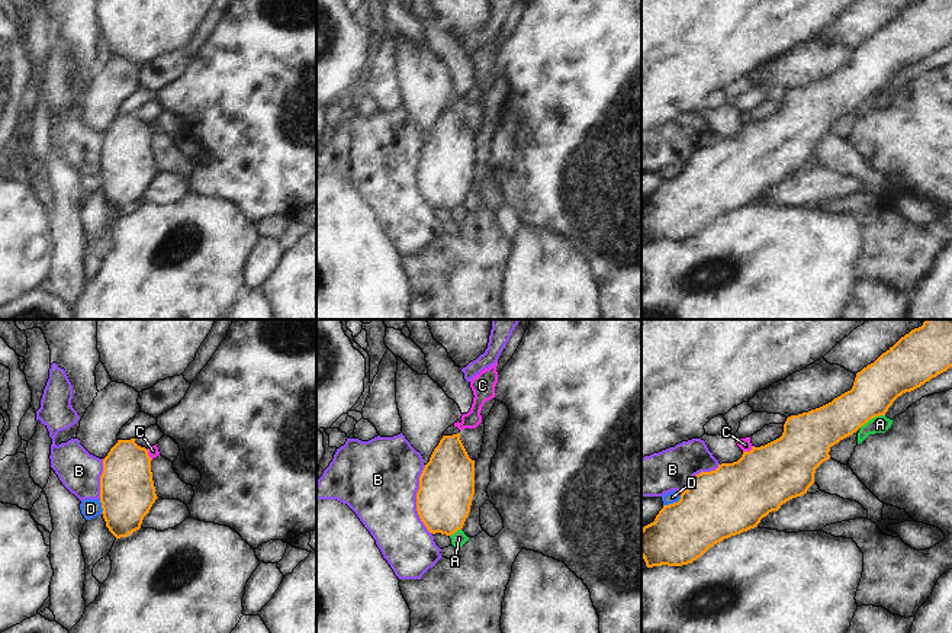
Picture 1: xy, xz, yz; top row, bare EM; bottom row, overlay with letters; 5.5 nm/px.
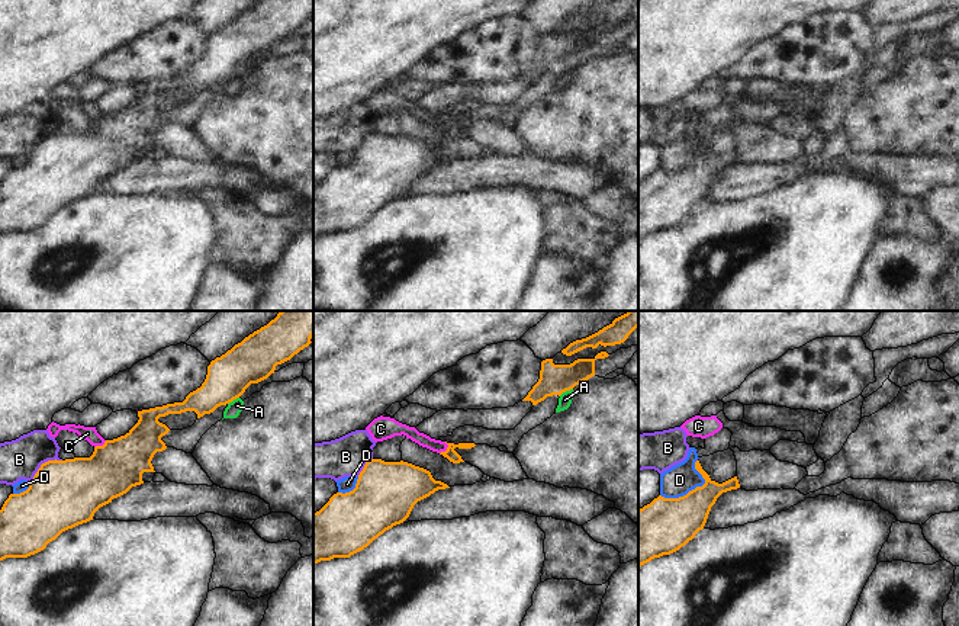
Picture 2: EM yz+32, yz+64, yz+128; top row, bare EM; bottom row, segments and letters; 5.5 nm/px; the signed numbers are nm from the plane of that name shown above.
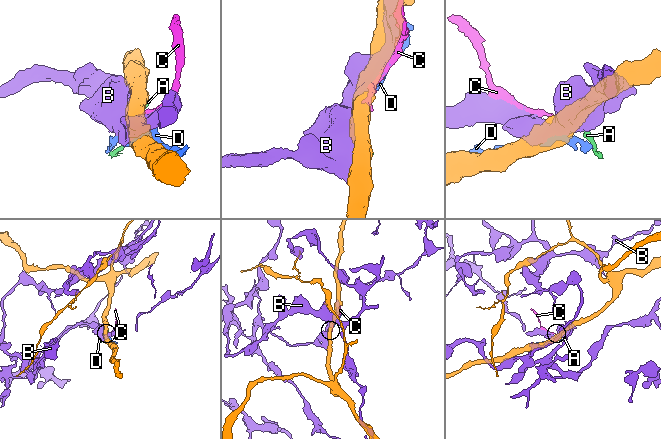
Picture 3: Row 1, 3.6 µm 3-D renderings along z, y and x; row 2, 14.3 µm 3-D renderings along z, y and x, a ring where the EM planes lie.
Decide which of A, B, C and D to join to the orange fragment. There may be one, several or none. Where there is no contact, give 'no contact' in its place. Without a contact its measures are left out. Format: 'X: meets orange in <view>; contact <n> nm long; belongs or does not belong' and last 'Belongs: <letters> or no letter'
A: meets orange in yz; contact 160 nm long; does not belong
B: meets orange in xz; contact 380 nm long; does not belong
C: meets orange in yz; contact 70 nm long; does not belong
D: meets orange in yz; contact 120 nm long; does not belong
Belongs: no letter

